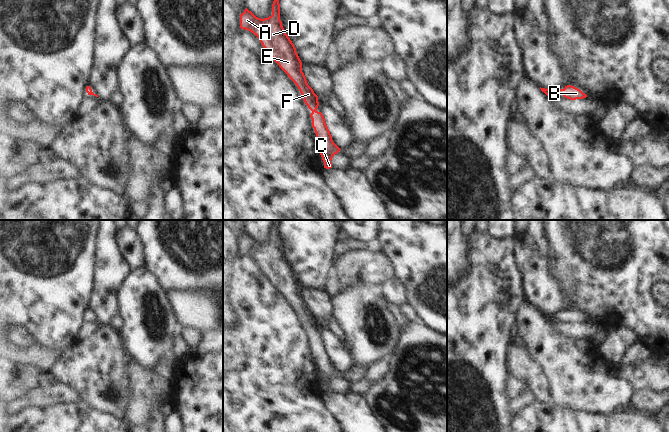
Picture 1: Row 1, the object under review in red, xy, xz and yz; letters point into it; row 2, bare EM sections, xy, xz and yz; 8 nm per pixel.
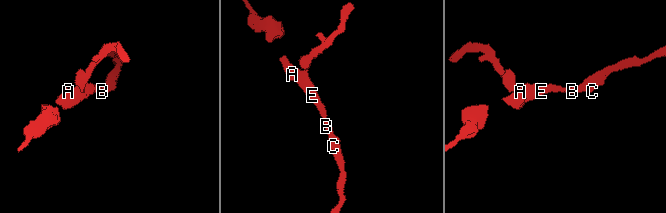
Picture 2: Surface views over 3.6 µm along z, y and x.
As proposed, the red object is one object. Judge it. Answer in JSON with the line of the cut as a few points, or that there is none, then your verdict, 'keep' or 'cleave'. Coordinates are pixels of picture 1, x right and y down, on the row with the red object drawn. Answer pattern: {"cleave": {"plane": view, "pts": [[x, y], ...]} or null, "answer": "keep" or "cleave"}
{"cleave": null, "answer": "keep"}

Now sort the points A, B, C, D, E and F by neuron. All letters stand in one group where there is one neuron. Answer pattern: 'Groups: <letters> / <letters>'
Groups: A B C D E F.

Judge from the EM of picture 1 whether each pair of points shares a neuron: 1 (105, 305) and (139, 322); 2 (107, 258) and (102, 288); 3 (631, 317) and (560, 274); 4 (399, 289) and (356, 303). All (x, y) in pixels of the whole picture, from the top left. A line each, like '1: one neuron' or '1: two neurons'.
1: two neurons
2: one neuron
3: one neuron
4: two neurons

